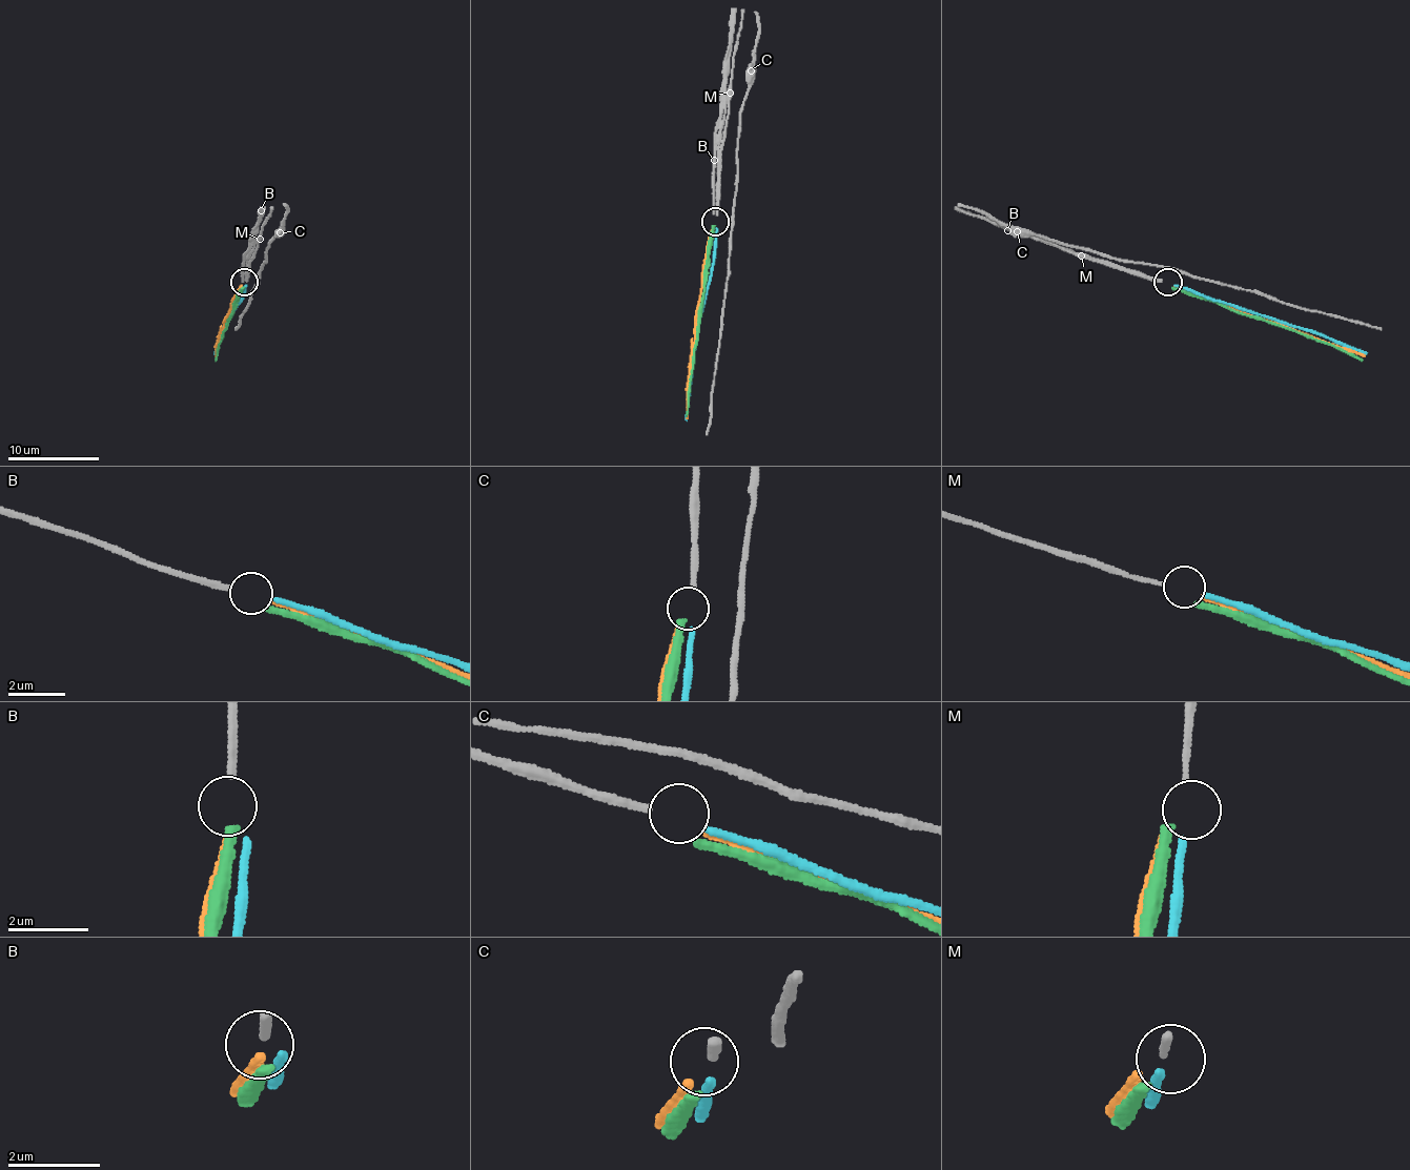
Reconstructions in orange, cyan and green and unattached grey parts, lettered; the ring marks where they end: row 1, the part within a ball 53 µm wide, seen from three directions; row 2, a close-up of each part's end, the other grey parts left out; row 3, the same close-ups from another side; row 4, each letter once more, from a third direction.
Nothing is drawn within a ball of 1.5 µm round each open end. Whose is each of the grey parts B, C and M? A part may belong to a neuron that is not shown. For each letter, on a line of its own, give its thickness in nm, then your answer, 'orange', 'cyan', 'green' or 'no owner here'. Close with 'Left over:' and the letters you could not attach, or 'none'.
B: calibre 200 nm; no owner here
C: calibre 200 nm; no owner here
M: calibre 120 nm; cyan
Left over: B, C

